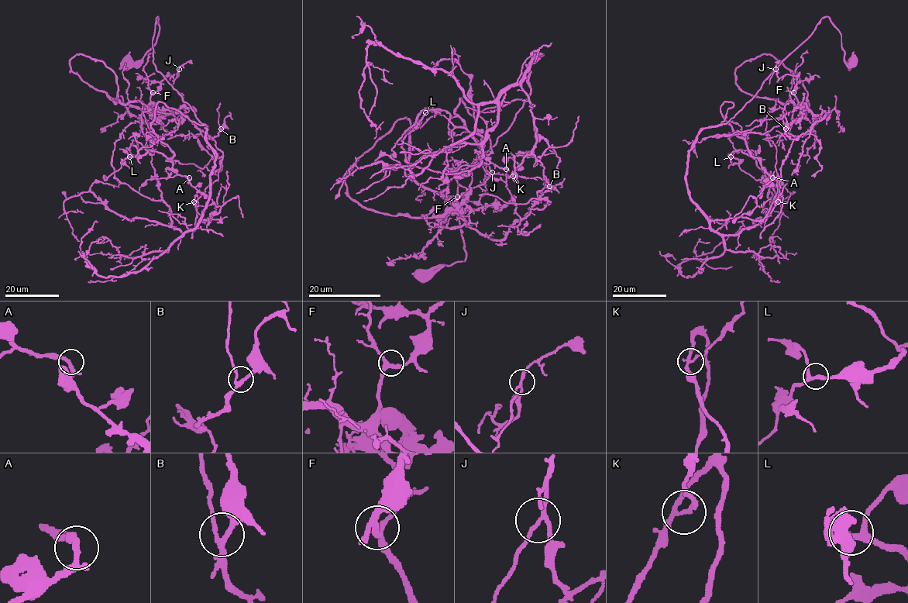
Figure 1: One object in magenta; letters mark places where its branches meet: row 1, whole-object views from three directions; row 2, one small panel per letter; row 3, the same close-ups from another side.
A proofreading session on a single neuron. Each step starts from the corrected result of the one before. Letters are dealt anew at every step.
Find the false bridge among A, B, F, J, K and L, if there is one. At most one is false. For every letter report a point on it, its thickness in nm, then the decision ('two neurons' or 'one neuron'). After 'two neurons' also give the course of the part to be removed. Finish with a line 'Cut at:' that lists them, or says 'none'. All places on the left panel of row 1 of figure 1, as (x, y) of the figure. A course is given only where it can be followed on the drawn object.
A: place (189, 177); calibre 200 nm; one neuron
B: place (221, 129); calibre 200 nm; one neuron
F: place (153, 92); calibre 240 nm; one neuron
J: place (179, 69); calibre 160 nm; one neuron
K: place (194, 201); calibre 170 nm; two neurons; course (194, 201), (218, 177), (222, 153), (185, 115), (160, 115), (156, 108), (153, 114), (170, 133), (135, 157)
L: place (129, 156); calibre 200 nm; one neuron
Cut at: K

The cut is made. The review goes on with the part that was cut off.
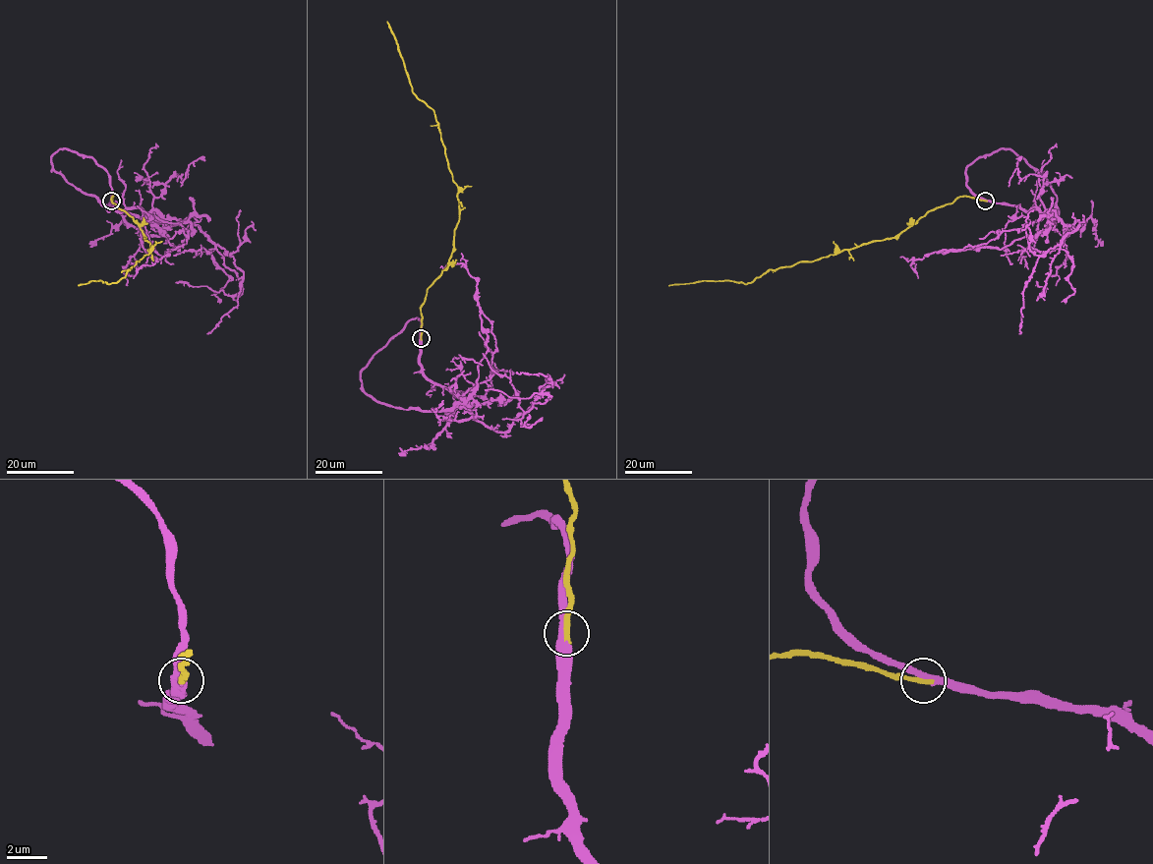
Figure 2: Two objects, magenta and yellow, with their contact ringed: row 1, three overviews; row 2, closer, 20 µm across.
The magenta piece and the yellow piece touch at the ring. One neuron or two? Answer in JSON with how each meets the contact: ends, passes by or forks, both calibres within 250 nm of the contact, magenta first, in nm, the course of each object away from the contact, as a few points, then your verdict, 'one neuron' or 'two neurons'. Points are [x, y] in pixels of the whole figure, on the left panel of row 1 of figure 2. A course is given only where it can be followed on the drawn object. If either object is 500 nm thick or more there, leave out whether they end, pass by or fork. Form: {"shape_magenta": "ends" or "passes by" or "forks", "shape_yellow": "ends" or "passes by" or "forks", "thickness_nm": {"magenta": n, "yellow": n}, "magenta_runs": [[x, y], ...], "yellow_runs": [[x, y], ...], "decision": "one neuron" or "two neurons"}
{"shape_magenta": "passes by", "shape_yellow": "ends", "thickness_nm": {"magenta": 340, "yellow": 320}, "magenta_runs": [[112, 200], [119, 211], [155, 211], [165, 225], [194, 222], [240, 279], [242, 292], [227, 296], [176, 282]], "yellow_runs": [[112, 201], [112, 196], [113, 203], [139, 225], [150, 244], [148, 254], [124, 277], [78, 285]], "decision": "one neuron"}

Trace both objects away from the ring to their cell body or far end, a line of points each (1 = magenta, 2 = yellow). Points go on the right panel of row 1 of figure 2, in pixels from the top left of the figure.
1: (985, 200), (1026, 211), (1052, 211), (1064, 225), (1079, 222), (1053, 258), (1041, 296), (1045, 286), (1037, 282)
2: (985, 201), (957, 197), (930, 209), (895, 236), (770, 269), (745, 284), (701, 280), (668, 285)

